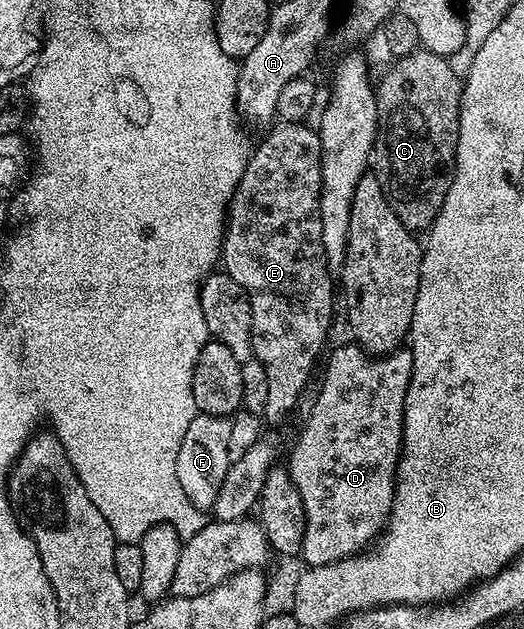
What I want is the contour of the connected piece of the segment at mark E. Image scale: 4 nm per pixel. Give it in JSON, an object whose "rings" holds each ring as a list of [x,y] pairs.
{"rings":[[[277,122],[271,128],[273,131],[257,147],[255,144],[230,200],[224,225],[222,267],[224,263],[223,270],[248,294],[252,310],[252,354],[262,369],[266,369],[266,378],[270,380],[263,418],[272,423],[282,422],[299,401],[308,374],[332,327],[334,275],[328,269],[326,249],[322,245],[320,212],[322,145],[319,134],[308,126],[307,122]]]}

